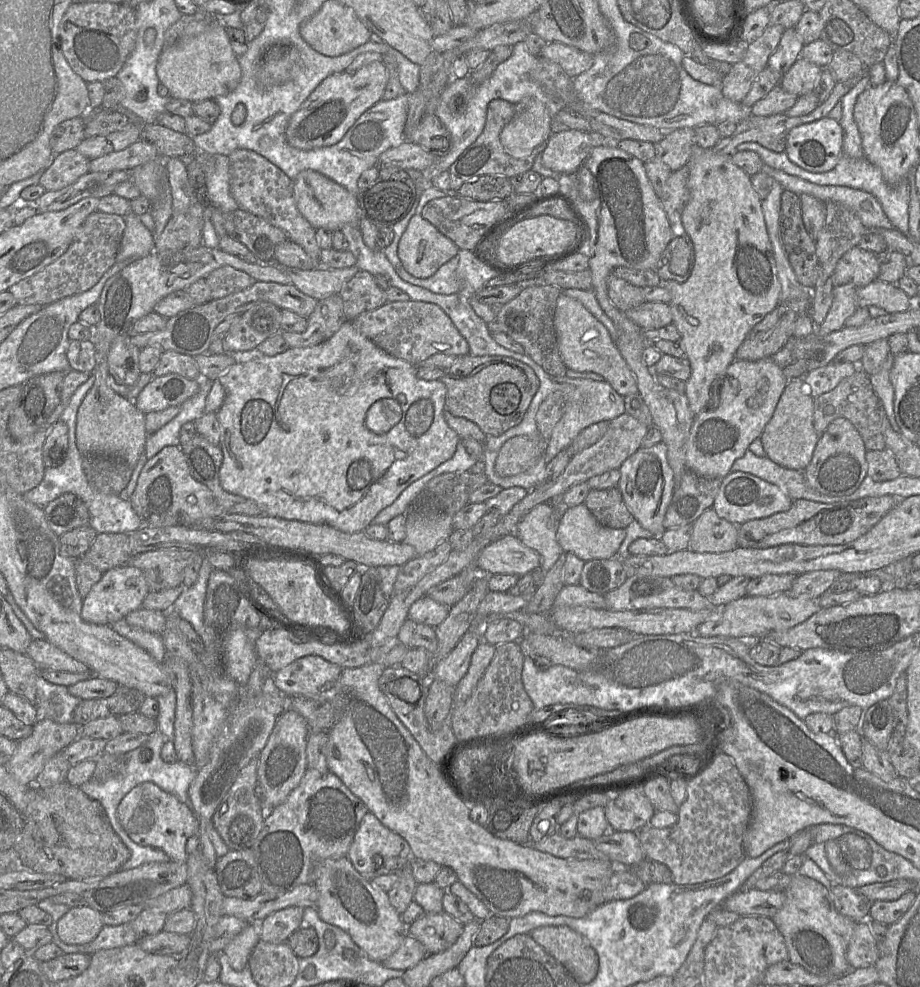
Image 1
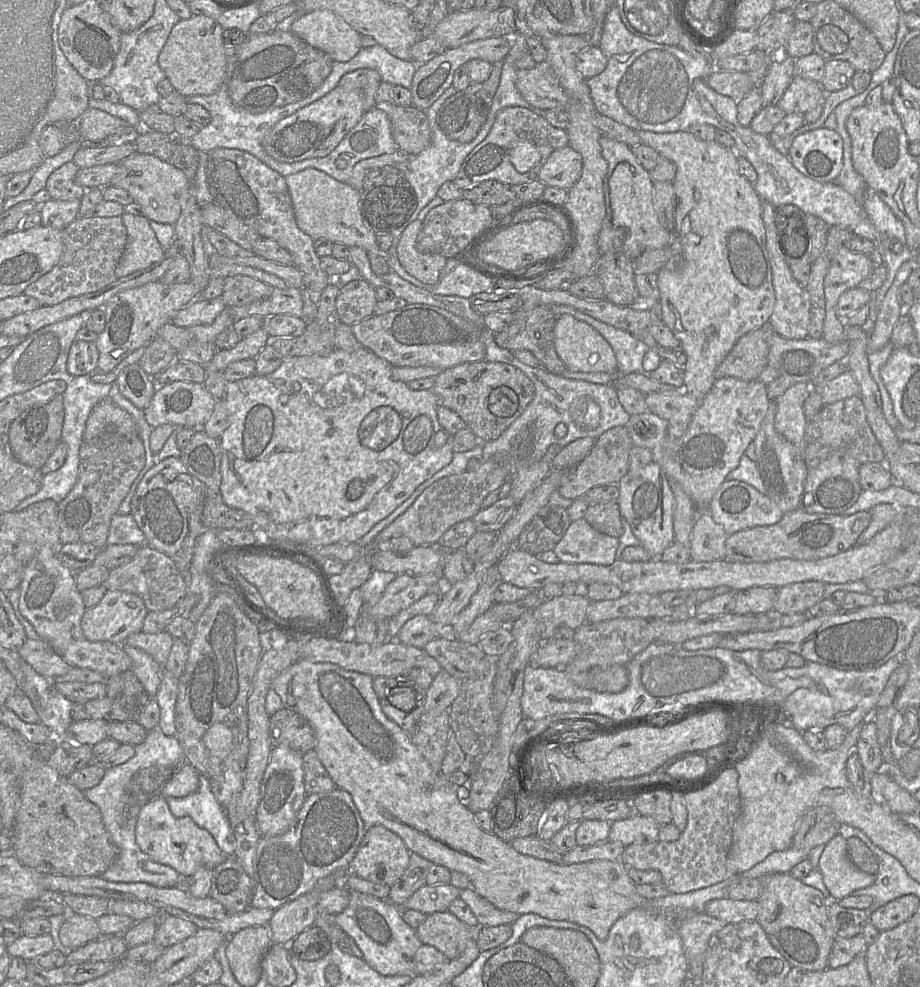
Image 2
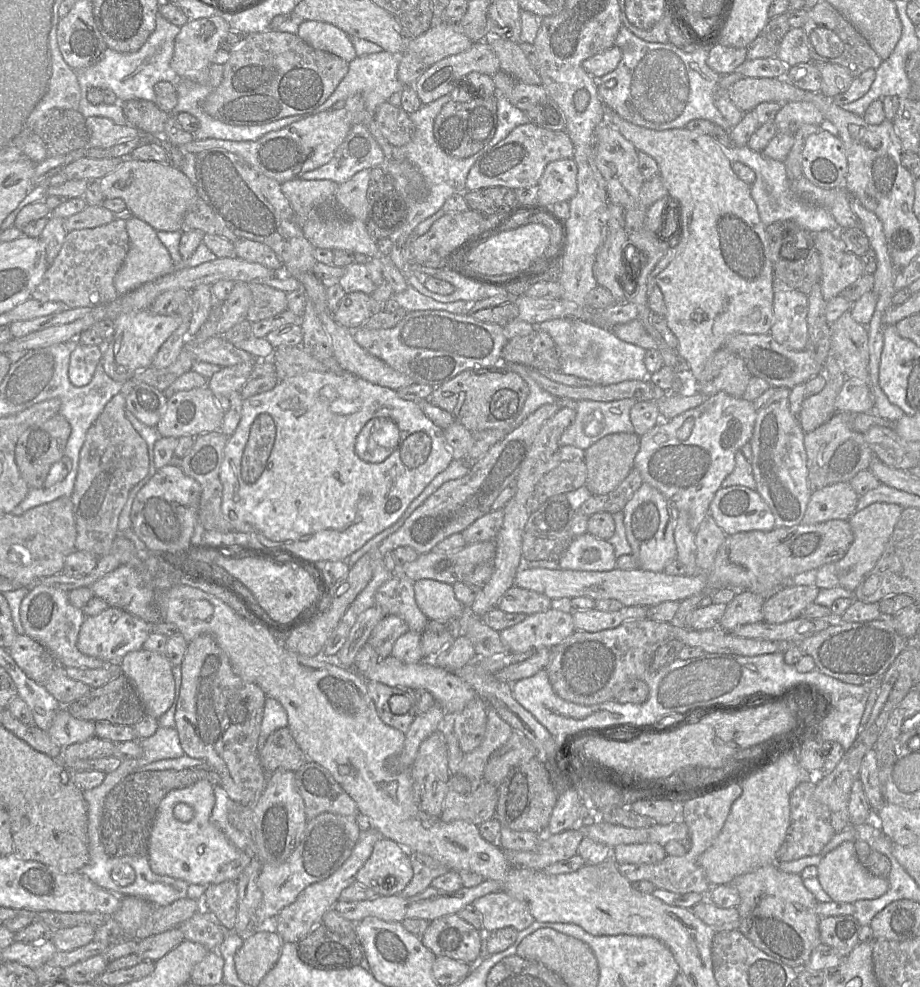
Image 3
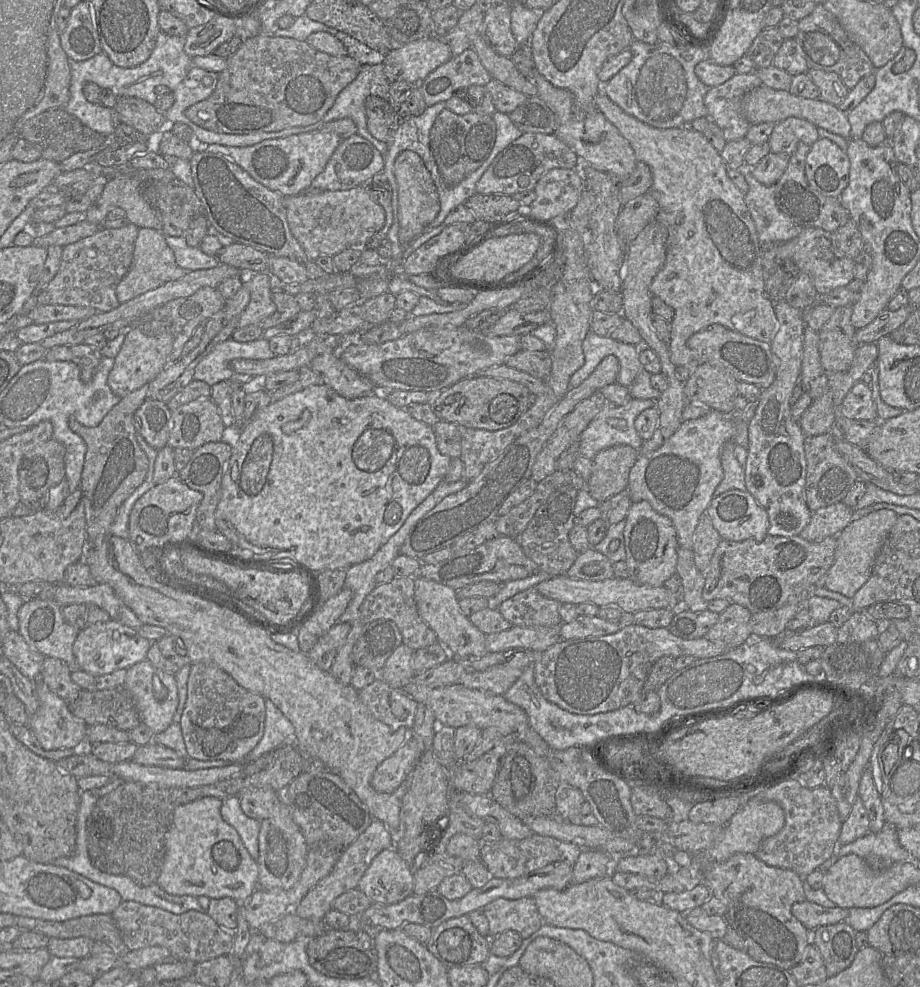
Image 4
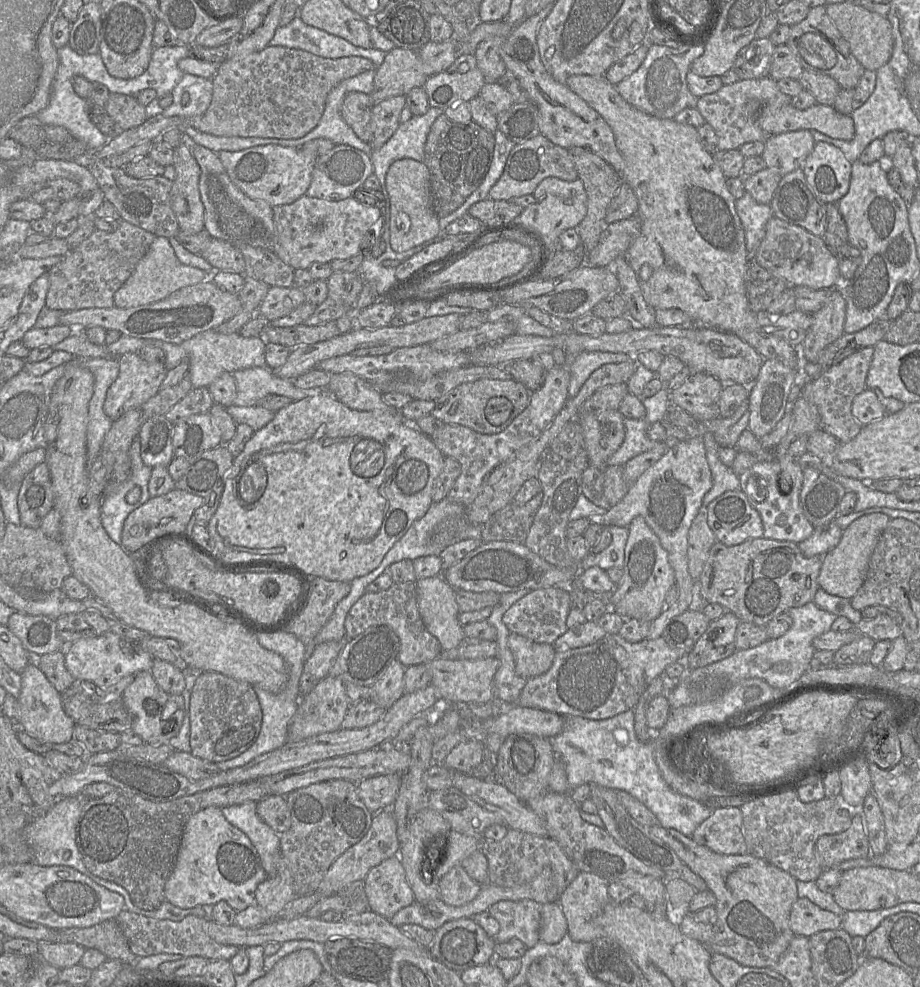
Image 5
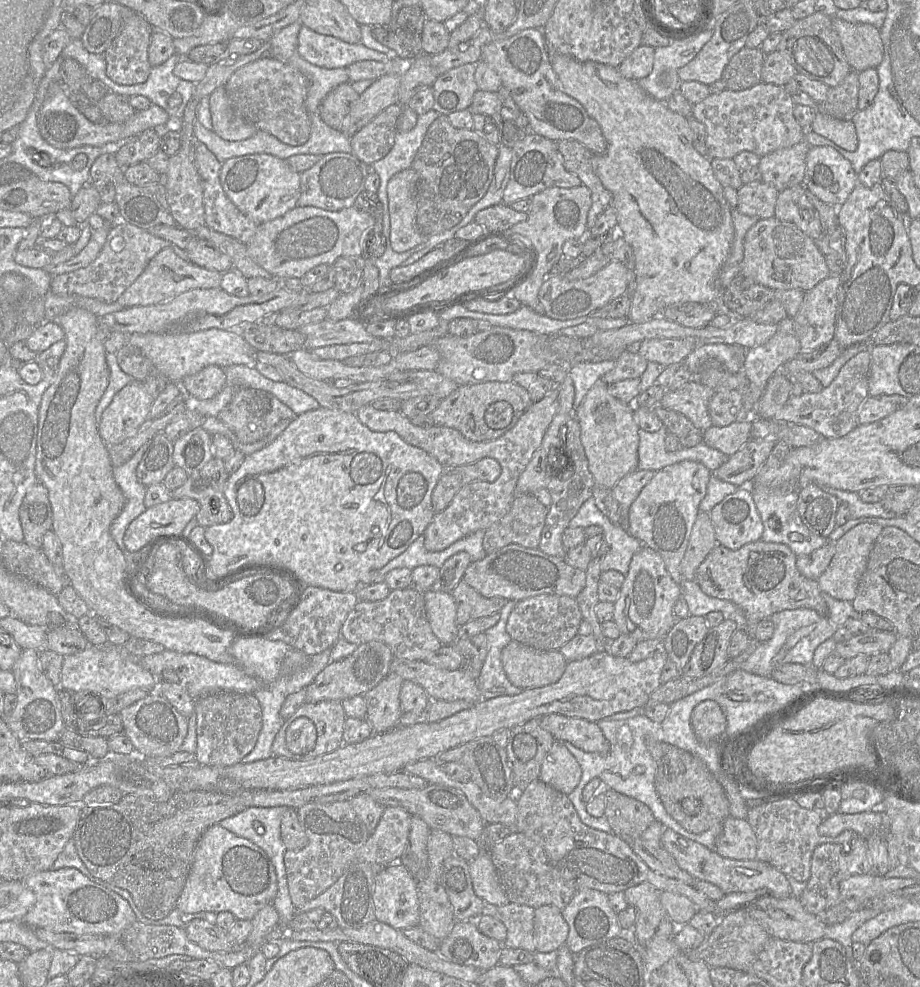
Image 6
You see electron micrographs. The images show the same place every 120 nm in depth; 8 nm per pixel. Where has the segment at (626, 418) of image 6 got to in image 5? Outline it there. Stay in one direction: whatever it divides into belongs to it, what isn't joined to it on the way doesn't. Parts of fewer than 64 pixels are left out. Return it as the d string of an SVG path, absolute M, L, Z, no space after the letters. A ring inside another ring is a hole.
M619 410L595 411L582 414L578 422L582 428L589 465L604 470L608 459L619 449L625 439L625 417Z

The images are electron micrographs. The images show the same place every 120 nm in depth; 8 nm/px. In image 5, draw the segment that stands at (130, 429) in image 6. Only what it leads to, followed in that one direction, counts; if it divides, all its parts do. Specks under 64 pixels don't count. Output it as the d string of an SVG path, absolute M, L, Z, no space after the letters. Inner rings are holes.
M125 353L118 362L118 377L109 387L103 406L112 421L155 396L168 371L164 363L147 362L137 353Z

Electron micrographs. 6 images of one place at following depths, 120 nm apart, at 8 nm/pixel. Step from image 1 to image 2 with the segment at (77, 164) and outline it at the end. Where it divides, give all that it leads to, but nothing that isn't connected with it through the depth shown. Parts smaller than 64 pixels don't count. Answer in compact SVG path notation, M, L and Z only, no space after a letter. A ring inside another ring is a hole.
M72 160L50 175L46 189L52 199L60 201L82 199L86 189L75 182L75 176L79 170L79 167Z

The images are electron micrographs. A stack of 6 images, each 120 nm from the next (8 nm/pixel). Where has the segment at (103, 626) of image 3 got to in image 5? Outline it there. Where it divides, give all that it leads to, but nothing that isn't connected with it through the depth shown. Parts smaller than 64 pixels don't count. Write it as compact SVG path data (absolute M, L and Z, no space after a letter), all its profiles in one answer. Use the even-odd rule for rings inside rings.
M112 631L102 635L80 638L66 645L65 665L74 680L86 680L100 688L107 688L116 684L128 675L135 675L141 671L150 671L153 657L140 647L139 642L125 640Z

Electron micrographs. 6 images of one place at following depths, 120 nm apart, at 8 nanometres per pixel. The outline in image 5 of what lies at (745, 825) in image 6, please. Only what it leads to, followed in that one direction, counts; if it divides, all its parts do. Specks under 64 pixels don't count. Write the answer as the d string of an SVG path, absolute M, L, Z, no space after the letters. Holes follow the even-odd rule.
M740 808L714 809L712 814L695 829L692 839L719 854L746 854Z

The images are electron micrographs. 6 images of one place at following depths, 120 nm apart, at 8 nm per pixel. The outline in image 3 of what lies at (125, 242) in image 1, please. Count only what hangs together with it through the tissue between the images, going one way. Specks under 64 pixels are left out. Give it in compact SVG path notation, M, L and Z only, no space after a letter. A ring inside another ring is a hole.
M132 216L126 220L126 229L129 235L129 250L114 280L114 285L119 296L136 290L142 285L153 282L176 270L168 249L160 241L156 230L152 226Z

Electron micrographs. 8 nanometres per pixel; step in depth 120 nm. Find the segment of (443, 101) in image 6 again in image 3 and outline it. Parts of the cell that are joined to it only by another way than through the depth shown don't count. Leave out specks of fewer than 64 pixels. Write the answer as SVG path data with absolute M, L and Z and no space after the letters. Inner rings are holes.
M482 40L458 54L430 66L415 82L414 88L423 105L450 94L456 83L471 72L493 76L500 62L487 40Z

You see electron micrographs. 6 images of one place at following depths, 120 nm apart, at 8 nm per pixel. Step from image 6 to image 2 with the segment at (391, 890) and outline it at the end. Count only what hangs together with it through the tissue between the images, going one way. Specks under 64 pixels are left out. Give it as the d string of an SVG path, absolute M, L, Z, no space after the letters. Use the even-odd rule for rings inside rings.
M381 825L367 827L349 871L359 878L389 887L405 873L410 852L403 840Z

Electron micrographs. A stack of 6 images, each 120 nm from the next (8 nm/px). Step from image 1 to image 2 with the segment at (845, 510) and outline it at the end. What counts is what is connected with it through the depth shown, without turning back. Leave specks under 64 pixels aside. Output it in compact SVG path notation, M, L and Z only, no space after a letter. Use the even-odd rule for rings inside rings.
M801 507L785 513L781 520L770 526L756 526L750 529L741 530L728 535L724 559L729 562L756 563L769 562L778 559L795 560L817 560L834 556L857 545L862 532L868 527L871 521L870 511L861 511L852 515L834 515L823 513L807 513Z

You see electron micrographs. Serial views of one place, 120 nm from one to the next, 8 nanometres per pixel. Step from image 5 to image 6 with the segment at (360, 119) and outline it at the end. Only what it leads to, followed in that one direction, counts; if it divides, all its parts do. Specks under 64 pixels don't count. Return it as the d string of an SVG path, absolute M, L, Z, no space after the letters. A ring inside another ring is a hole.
M351 83L338 85L319 105L321 119L331 128L341 131L344 118L359 97L360 94L352 88Z

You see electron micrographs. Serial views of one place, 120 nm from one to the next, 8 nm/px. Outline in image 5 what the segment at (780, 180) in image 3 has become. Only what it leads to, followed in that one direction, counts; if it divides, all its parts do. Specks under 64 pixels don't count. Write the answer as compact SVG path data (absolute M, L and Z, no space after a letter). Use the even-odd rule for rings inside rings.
M745 192L735 201L735 209L745 233L748 263L755 259L765 236L766 224L773 217L770 204L760 204Z

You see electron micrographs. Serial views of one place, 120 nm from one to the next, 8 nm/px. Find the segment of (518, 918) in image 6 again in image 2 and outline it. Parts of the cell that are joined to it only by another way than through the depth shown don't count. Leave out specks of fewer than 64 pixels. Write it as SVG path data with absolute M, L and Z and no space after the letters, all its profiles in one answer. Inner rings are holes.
M472 887L462 889L459 898L470 907L481 927L512 925L519 917L516 913L497 909Z

